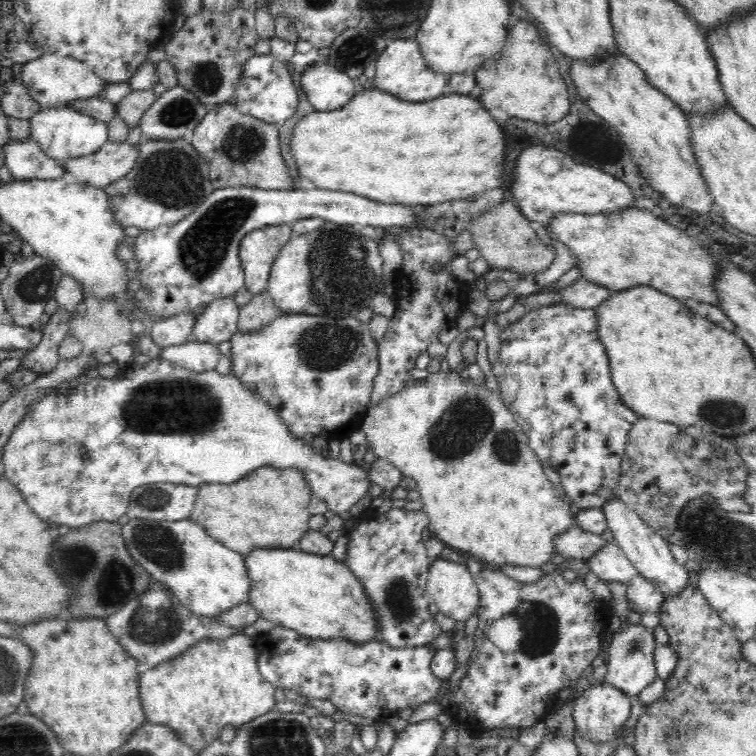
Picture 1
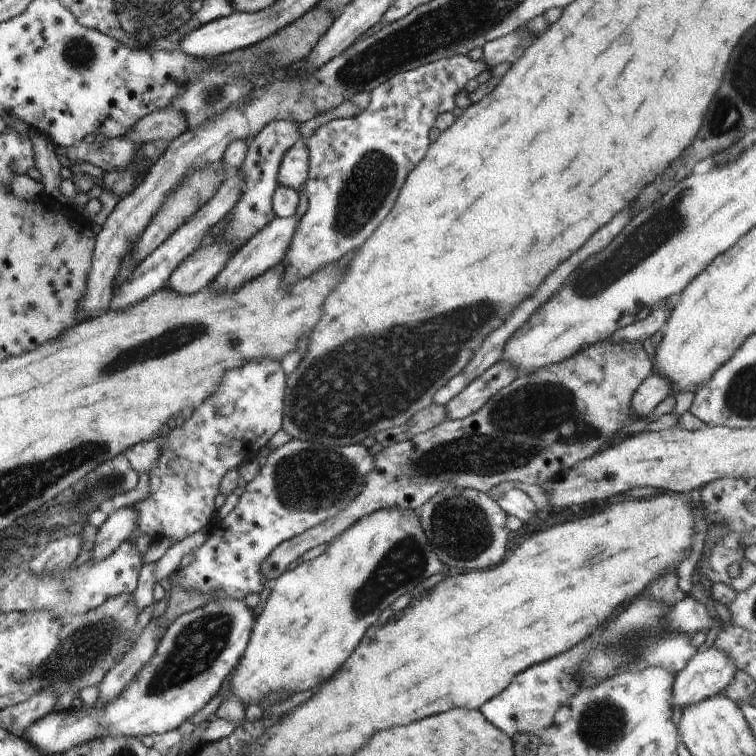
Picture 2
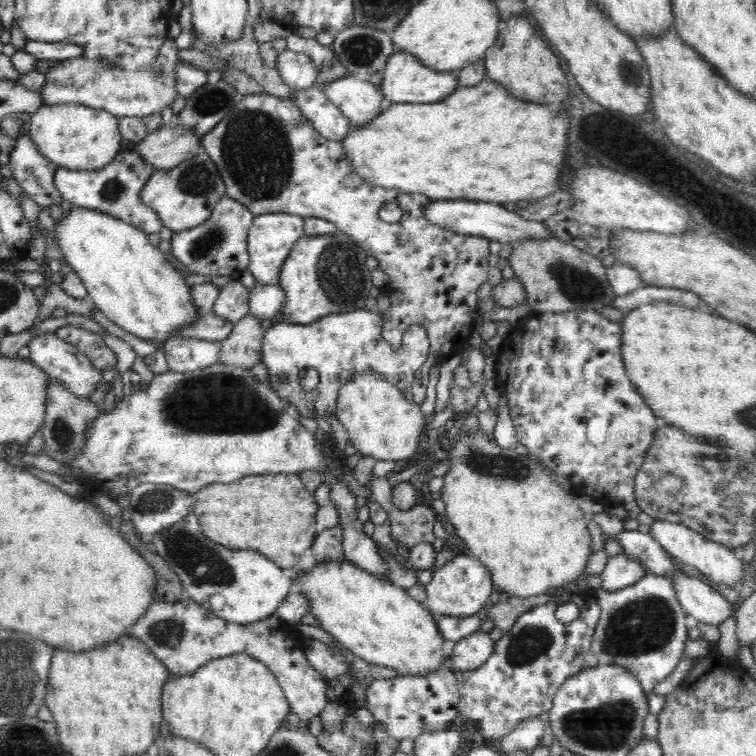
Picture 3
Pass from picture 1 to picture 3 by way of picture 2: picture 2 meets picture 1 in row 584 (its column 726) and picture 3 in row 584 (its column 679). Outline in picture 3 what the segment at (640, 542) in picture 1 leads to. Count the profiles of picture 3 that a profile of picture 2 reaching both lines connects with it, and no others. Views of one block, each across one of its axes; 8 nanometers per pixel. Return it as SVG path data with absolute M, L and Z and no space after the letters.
M683 571L668 576L678 601L693 623L704 623L719 627L732 614L732 602L718 594L700 578L686 575Z

